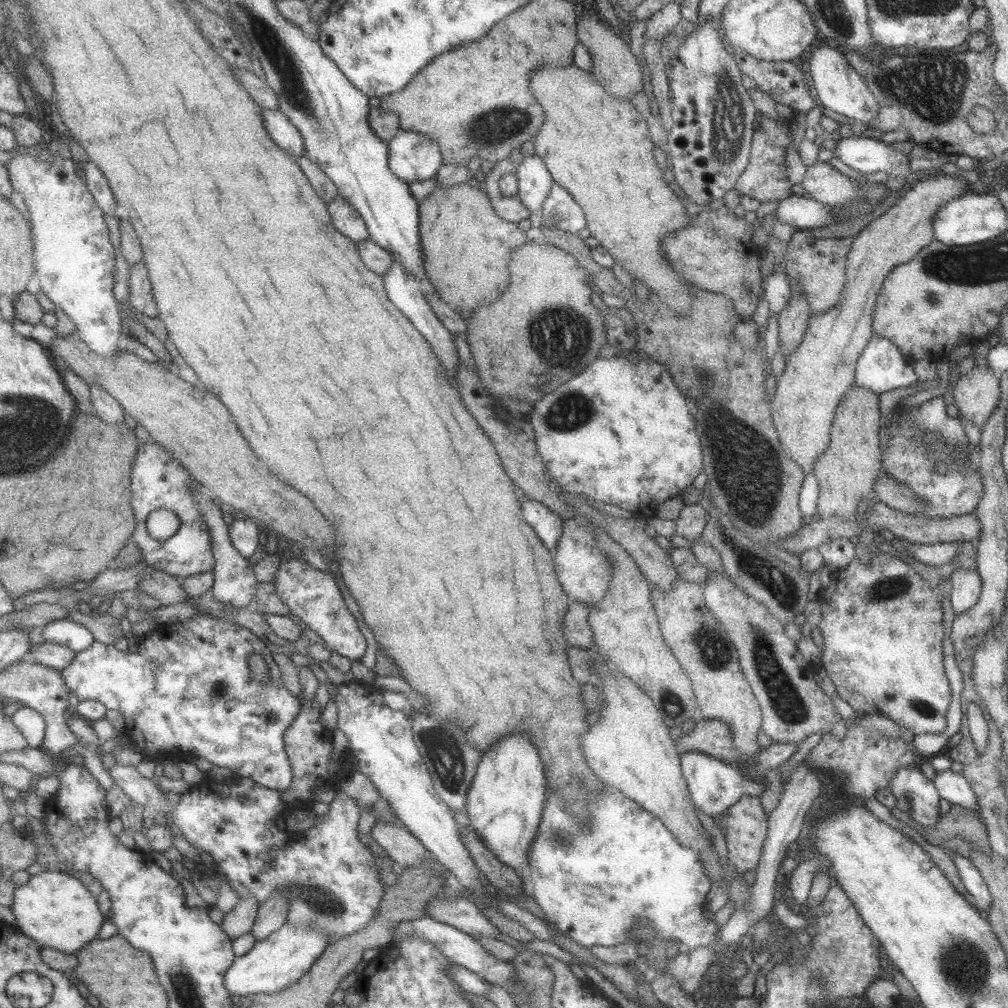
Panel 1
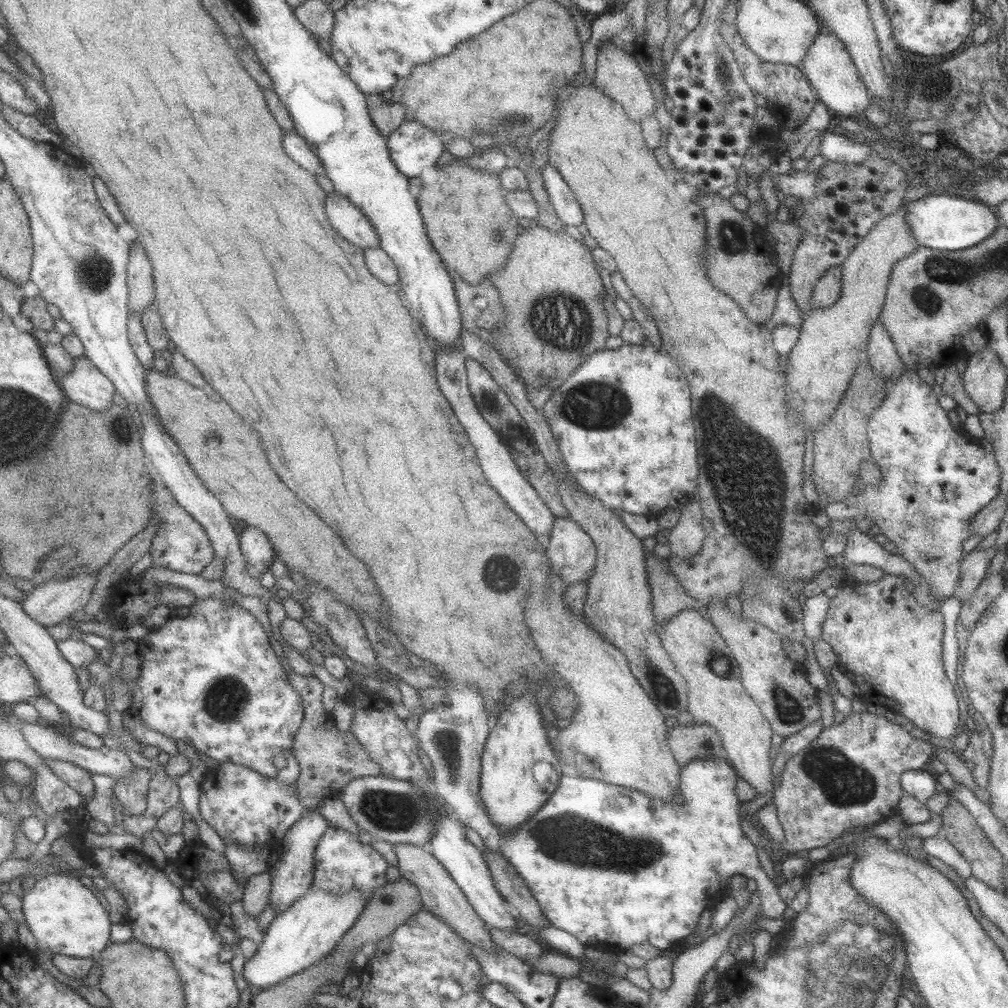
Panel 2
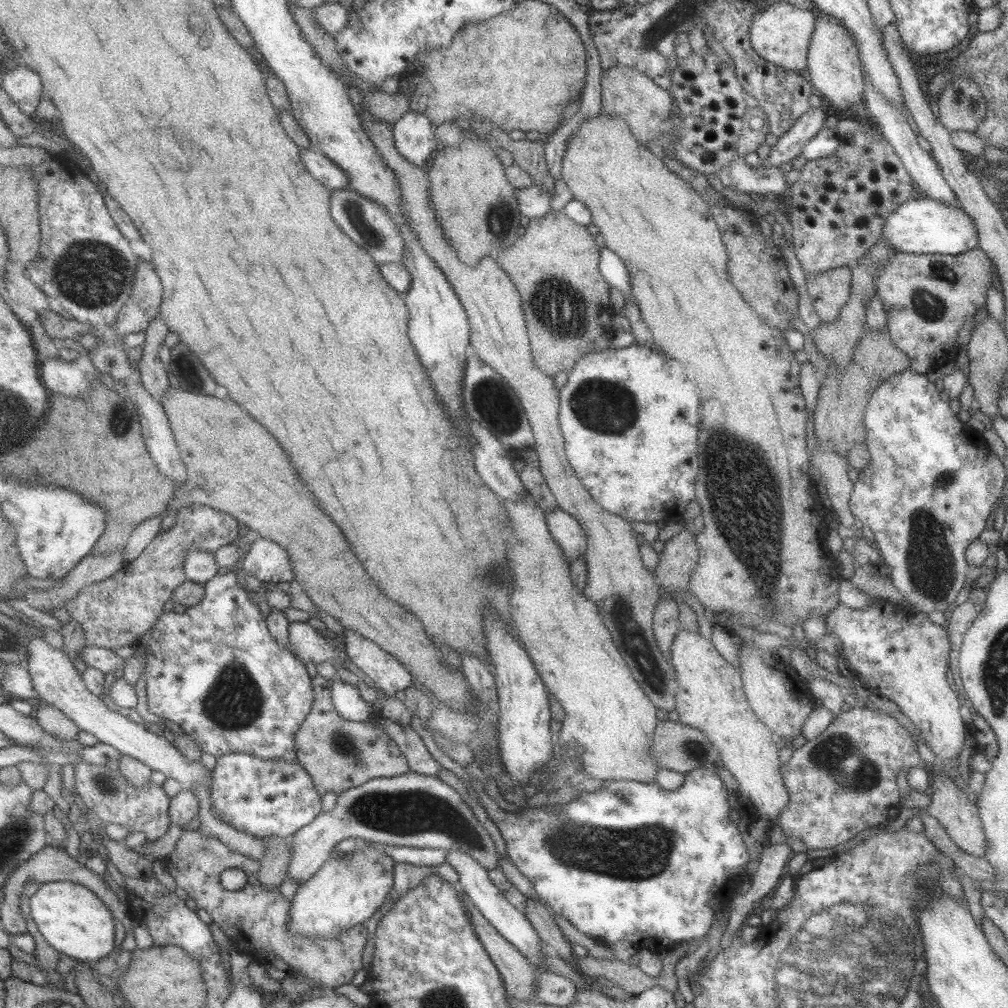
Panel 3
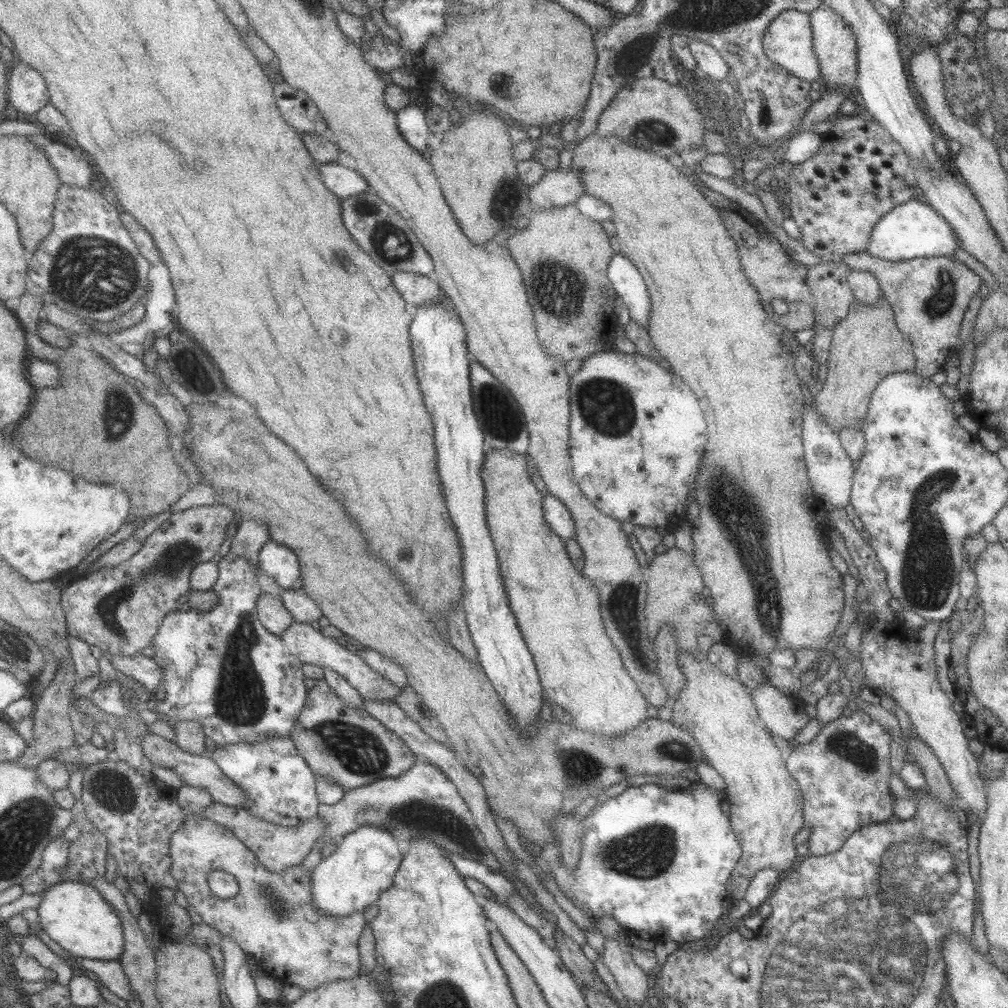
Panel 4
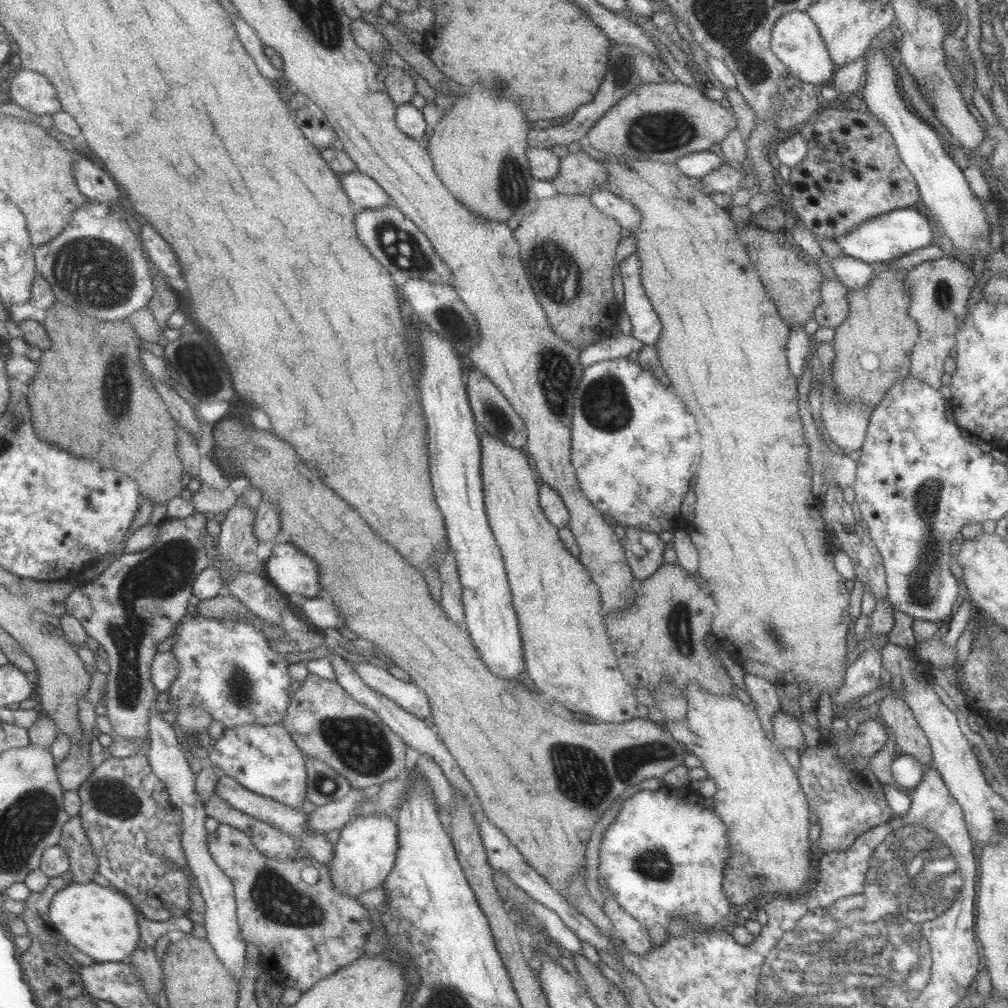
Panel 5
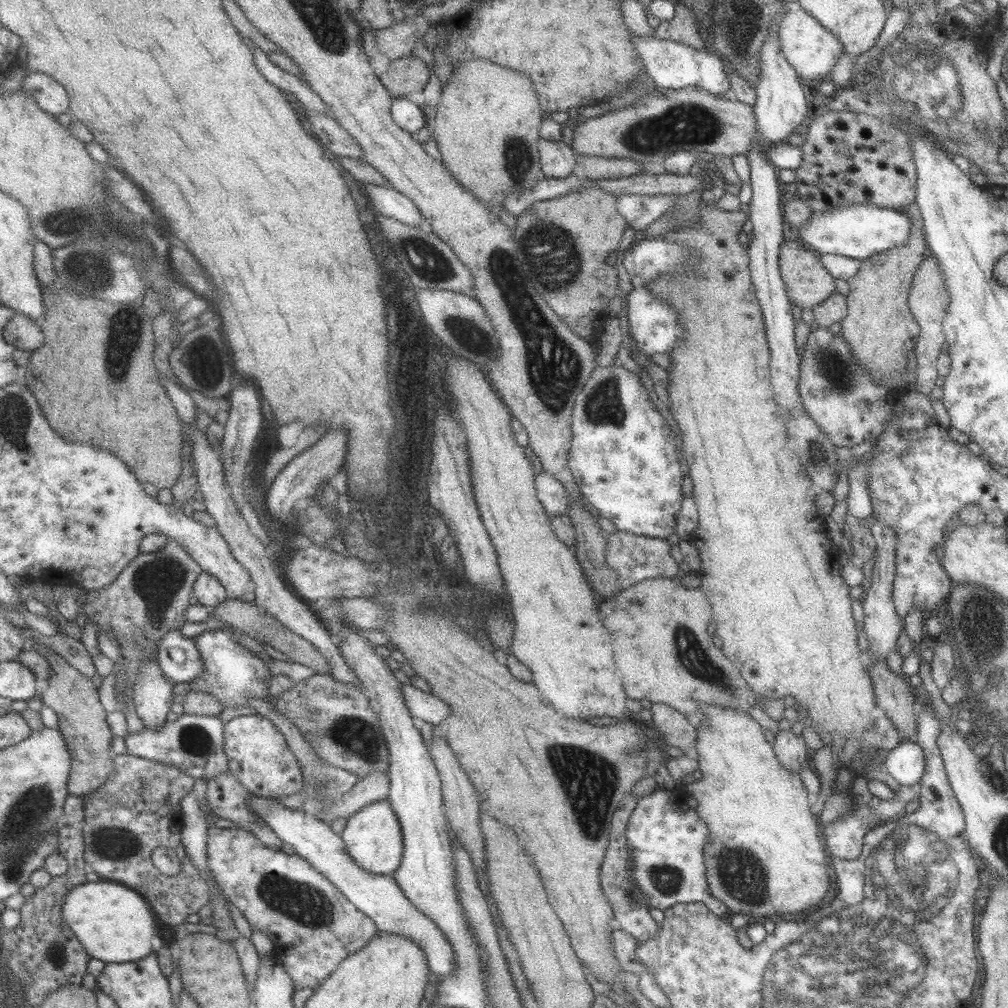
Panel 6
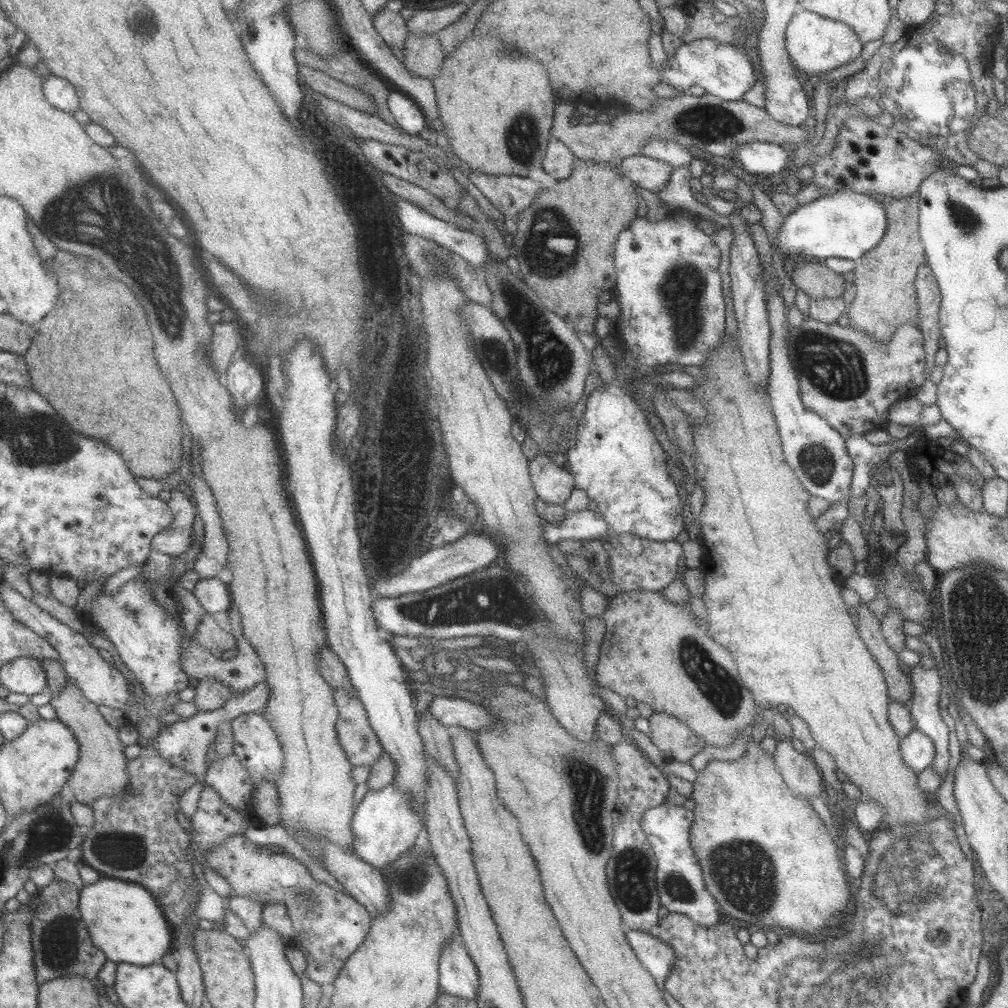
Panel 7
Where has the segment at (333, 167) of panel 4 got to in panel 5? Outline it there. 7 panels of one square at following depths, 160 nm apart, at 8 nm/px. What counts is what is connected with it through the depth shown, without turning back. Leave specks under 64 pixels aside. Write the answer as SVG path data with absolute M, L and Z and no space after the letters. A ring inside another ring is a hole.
M357 170L347 172L347 174L338 174L338 176L339 184L351 203L363 209L373 208L373 210L393 205L387 193L383 192L383 189L369 176Z

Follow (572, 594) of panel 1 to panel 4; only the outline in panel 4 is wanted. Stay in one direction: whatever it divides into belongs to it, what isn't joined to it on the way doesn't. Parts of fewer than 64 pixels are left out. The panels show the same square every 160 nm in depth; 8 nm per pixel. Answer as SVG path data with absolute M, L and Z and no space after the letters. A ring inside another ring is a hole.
M547 493L542 497L542 515L548 527L564 542L575 539L574 520L567 507L556 496Z

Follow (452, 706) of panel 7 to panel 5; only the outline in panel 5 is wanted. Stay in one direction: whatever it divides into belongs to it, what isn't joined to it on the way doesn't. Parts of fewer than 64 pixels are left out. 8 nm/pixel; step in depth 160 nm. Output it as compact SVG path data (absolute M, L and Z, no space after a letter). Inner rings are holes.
M350 663L350 666L367 687L389 698L409 714L420 719L430 715L427 697L414 683L398 680L383 668L368 663Z

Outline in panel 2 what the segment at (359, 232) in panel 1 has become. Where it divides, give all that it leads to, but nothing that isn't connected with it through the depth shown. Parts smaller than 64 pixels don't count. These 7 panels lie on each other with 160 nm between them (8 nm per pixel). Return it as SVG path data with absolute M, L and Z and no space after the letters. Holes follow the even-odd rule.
M333 190L326 196L324 210L329 224L347 242L362 249L378 247L377 233L371 228L367 218L337 191Z

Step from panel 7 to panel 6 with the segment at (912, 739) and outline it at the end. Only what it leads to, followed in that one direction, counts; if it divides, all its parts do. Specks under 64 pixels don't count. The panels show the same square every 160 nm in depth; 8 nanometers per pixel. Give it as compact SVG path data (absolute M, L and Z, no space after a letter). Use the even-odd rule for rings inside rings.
M915 740L900 742L887 753L883 767L899 785L917 785L924 773L925 758Z

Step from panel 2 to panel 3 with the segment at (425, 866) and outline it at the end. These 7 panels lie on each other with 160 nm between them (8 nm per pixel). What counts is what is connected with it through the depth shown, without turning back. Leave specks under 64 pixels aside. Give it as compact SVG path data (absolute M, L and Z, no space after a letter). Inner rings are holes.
M464 893L463 898L461 898L461 903L463 903L464 909L466 910L474 935L483 945L494 967L499 971L506 994L515 997L517 1000L532 1001L532 994L534 993L534 972L536 970L534 964L531 964L517 948L509 944L509 942L481 916L479 910L473 906Z

